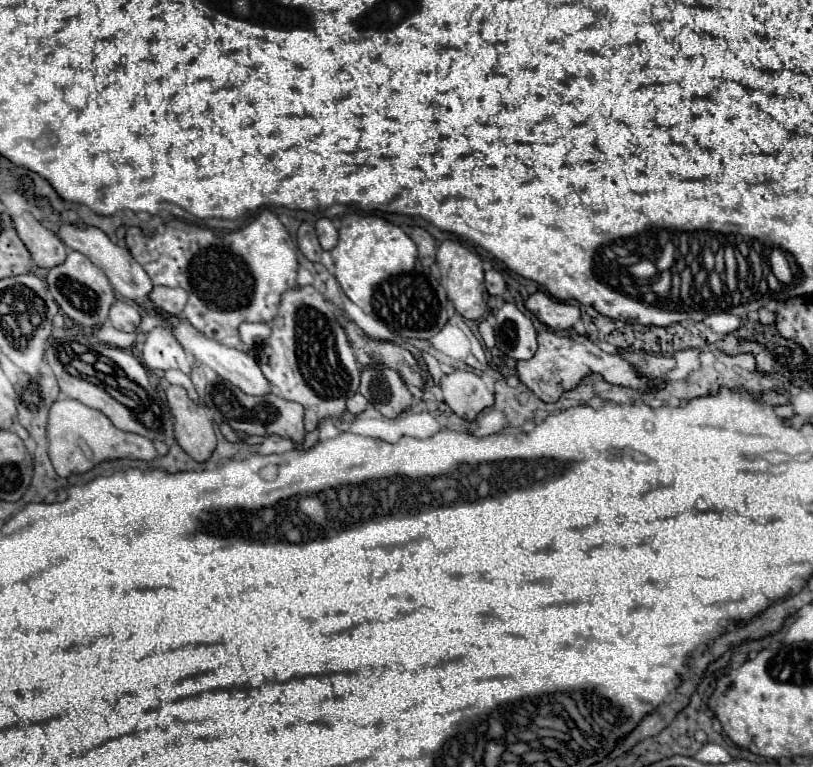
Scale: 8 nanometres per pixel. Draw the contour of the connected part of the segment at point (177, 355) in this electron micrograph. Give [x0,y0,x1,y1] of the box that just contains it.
[143,327,191,375]

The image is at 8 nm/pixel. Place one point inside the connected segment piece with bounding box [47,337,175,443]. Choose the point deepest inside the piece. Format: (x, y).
(104, 377)

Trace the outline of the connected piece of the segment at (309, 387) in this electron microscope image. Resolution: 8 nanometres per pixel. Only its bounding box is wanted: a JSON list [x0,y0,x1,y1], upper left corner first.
[255,285,361,431]

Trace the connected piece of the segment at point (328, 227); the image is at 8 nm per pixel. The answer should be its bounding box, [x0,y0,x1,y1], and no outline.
[315,217,337,251]

